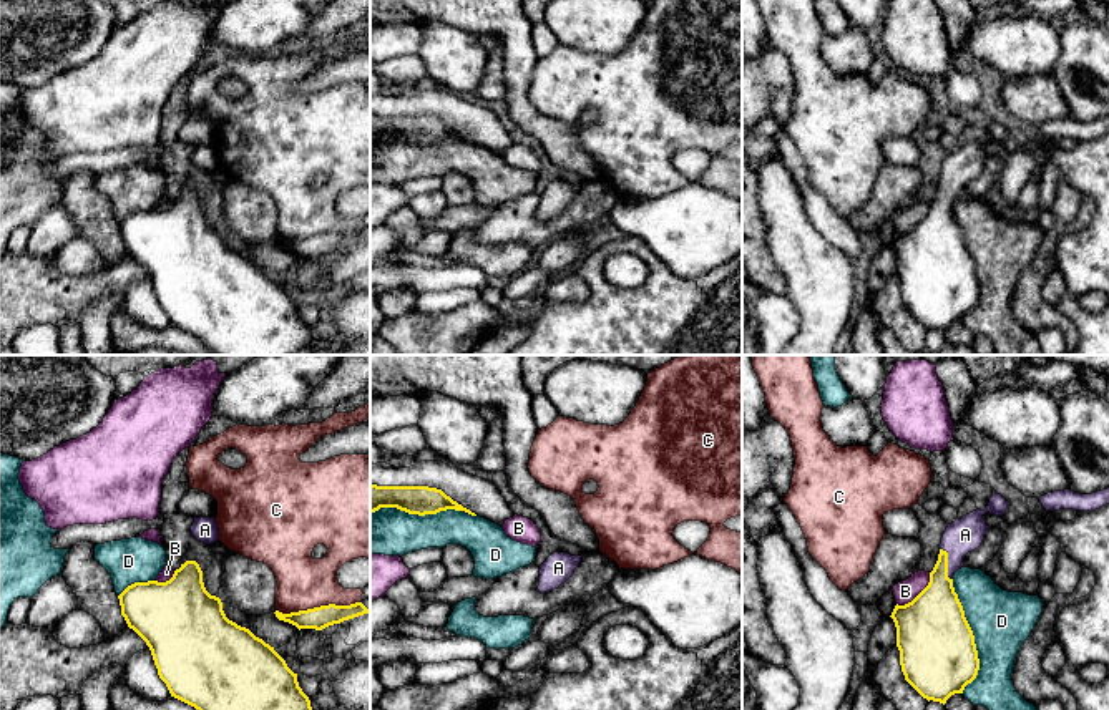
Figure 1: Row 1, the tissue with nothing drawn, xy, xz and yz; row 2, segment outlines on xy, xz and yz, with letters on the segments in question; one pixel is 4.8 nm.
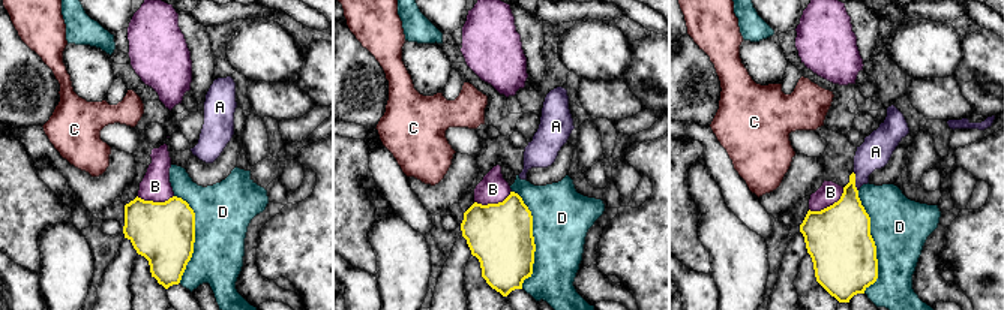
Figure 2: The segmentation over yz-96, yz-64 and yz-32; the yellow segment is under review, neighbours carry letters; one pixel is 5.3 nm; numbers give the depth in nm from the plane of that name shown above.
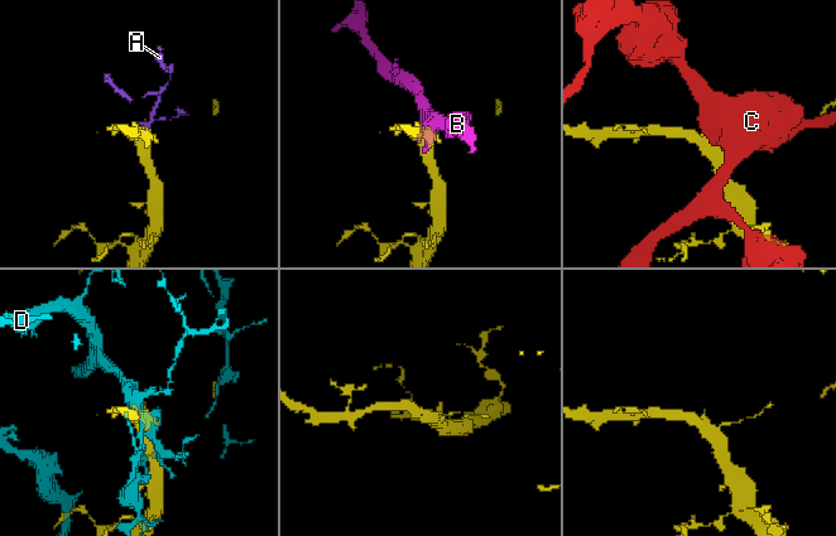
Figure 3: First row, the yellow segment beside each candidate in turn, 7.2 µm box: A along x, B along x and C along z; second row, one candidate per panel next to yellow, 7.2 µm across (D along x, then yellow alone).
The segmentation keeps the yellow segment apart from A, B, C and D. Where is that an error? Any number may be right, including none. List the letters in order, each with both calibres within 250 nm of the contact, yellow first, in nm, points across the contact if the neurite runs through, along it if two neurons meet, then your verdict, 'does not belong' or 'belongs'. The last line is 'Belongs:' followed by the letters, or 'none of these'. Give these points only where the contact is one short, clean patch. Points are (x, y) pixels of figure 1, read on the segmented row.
A: 260/170 nm | across yz (937, 612), (940, 578), (947, 563), (952, 549), (965, 534) | belongs
B: 360/110 nm | does not belong
C: 110/260 nm | does not belong
D: 380/300 nm | does not belong
Belongs: A

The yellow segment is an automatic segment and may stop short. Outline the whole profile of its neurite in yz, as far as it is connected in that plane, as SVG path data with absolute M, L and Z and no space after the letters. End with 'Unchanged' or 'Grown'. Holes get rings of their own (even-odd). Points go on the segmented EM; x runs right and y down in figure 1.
M993 489L984 511L976 509L948 524L928 586L911 602L896 604L890 615L905 680L928 702L945 705L978 675L975 635L955 592L953 576L989 529L983 514L1001 516L1006 509L1008 501Z. Grown

